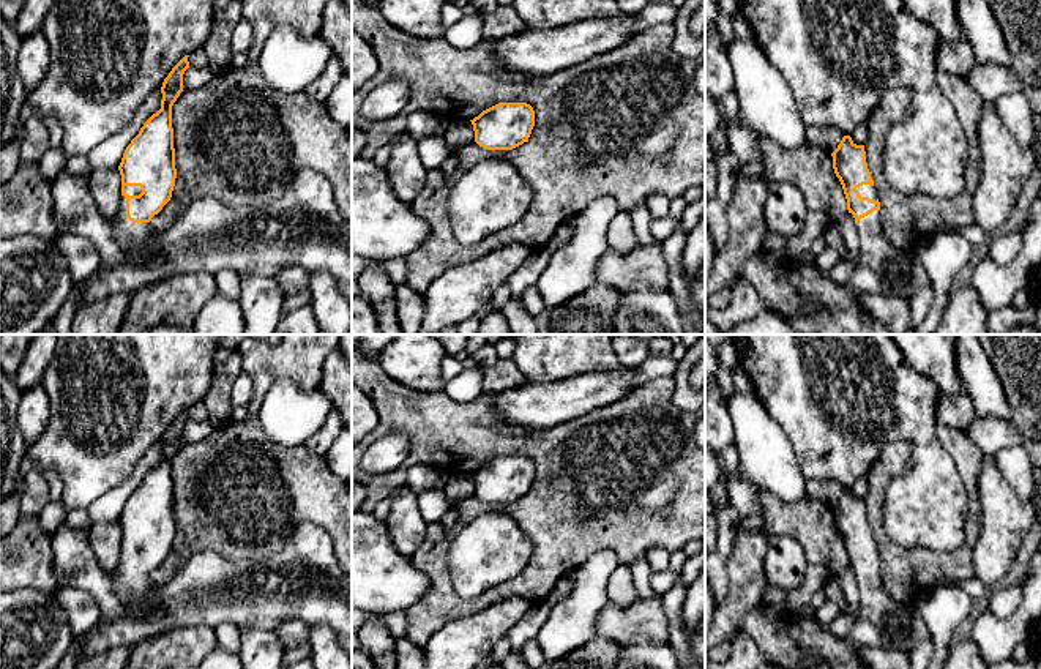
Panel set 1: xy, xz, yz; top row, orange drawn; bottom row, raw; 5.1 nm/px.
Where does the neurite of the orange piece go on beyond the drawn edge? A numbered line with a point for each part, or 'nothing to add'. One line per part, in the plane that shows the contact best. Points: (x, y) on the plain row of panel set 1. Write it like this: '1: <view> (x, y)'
1: xy (303, 581)

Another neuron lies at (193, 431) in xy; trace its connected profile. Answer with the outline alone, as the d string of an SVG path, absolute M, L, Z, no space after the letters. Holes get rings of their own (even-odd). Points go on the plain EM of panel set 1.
M189 420L183 428L183 443L197 443L203 440L210 432L213 426L210 421L192 421Z

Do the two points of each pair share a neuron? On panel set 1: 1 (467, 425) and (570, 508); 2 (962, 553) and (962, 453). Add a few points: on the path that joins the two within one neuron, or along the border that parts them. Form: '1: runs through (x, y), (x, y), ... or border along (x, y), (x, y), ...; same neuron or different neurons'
1: runs through (499, 439), (527, 442), (562, 477); same neuron
2: runs through (972, 527), (970, 478); same neuron

